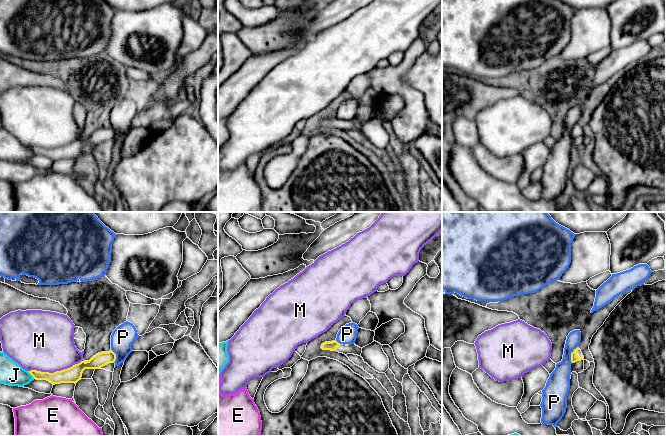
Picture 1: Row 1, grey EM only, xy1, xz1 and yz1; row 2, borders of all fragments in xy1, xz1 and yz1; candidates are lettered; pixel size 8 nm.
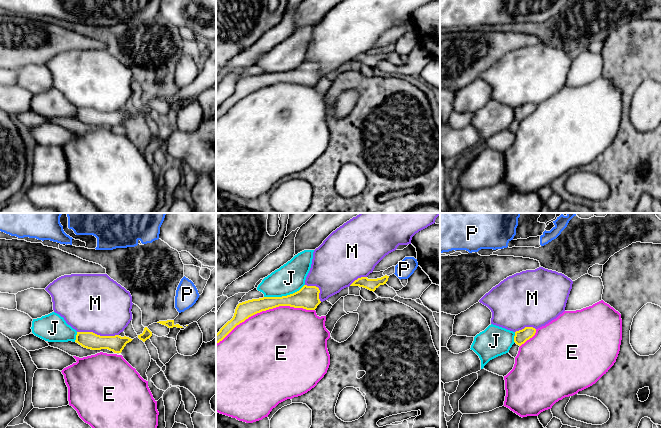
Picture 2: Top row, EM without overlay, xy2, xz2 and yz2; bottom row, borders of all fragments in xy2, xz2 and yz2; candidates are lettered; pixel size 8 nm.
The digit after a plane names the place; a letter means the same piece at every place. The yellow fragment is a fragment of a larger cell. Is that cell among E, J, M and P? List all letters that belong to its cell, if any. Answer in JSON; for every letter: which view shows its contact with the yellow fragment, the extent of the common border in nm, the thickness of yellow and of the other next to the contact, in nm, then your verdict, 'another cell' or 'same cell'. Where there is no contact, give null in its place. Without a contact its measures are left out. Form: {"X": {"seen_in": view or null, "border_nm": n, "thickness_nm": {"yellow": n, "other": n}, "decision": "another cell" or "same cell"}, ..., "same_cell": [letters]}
{"E": {"seen_in": "xz2", "border_nm": 850, "thickness_nm": {"yellow": 140, "other": 500}, "decision": "another cell"}, "J": {"seen_in": "xz2", "border_nm": 340, "thickness_nm": {"yellow": 180, "other": 240}, "decision": "another cell"}, "M": {"seen_in": "xy1", "border_nm": 460, "thickness_nm": {"yellow": 130, "other": 460}, "decision": "another cell"}, "P": {"seen_in": "yz1", "border_nm": 140, "thickness_nm": {"yellow": 60, "other": 180}, "decision": "another cell"}, "same_cell": []}

